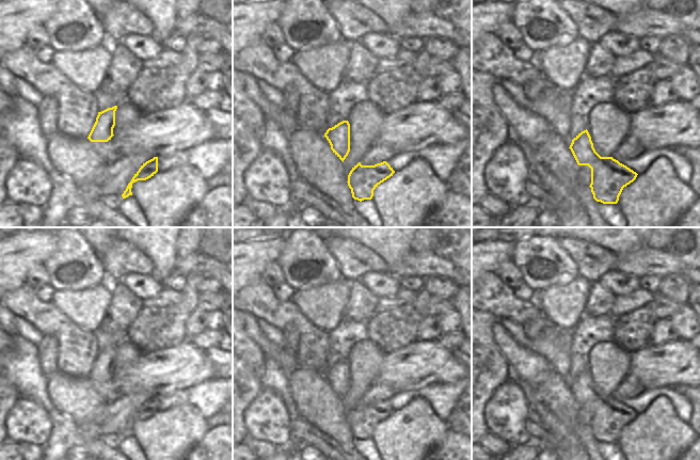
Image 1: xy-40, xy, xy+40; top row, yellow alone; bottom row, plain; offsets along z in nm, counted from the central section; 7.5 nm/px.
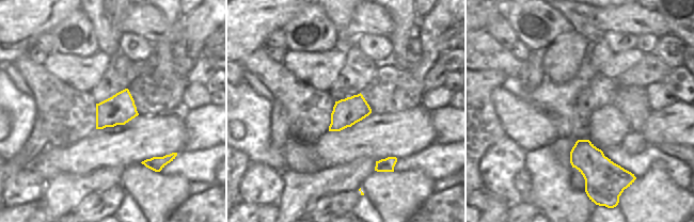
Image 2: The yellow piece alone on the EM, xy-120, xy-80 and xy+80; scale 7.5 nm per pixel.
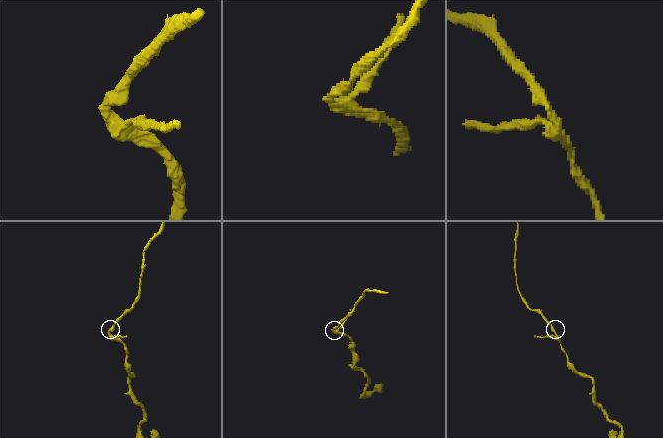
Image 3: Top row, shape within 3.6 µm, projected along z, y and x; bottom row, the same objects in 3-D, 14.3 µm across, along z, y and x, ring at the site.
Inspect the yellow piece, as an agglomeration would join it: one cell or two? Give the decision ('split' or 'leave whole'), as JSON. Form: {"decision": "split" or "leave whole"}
{"decision": "leave whole"}

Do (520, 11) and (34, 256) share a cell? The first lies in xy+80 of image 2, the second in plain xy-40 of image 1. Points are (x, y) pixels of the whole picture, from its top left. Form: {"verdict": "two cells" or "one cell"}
{"verdict": "two cells"}

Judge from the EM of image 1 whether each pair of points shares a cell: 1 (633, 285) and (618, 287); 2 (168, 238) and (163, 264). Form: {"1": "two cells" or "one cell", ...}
{"1": "one cell", "2": "one cell"}

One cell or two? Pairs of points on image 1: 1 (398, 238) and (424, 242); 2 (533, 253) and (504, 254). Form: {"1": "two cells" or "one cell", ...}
{"1": "two cells", "2": "two cells"}

